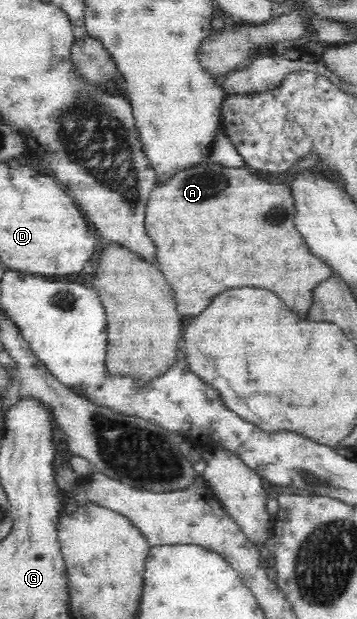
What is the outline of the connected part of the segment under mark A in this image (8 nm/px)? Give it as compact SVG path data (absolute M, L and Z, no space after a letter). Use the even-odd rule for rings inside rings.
M211 158L202 160L196 165L190 166L174 172L165 182L157 182L151 191L149 196L149 202L147 202L146 214L145 214L145 231L147 236L153 240L155 244L155 262L159 270L165 274L167 282L171 285L174 292L174 301L176 304L177 312L181 316L197 316L201 314L205 307L211 302L211 299L215 294L223 292L225 288L237 288L237 286L257 286L257 288L267 288L271 292L275 292L285 306L289 306L291 310L295 310L299 314L299 318L305 318L308 314L310 304L312 303L312 290L320 282L323 282L326 278L329 278L333 274L332 268L325 262L322 262L317 256L313 256L309 252L309 248L305 246L305 242L301 242L301 236L297 234L295 230L295 224L293 224L293 214L295 214L295 206L293 196L291 195L291 189L287 184L274 184L255 176L248 167L244 168L227 168L227 166L221 166L217 164L217 161L213 162ZM269 260L275 260L275 266L269 266Z

